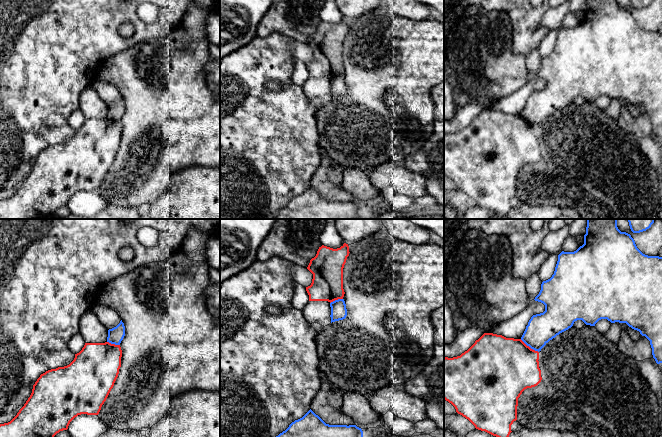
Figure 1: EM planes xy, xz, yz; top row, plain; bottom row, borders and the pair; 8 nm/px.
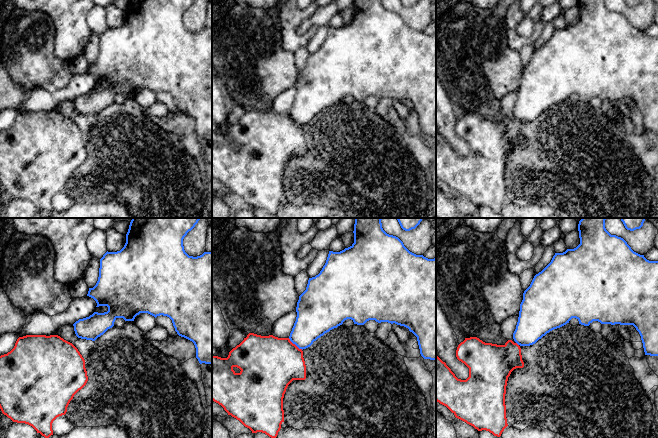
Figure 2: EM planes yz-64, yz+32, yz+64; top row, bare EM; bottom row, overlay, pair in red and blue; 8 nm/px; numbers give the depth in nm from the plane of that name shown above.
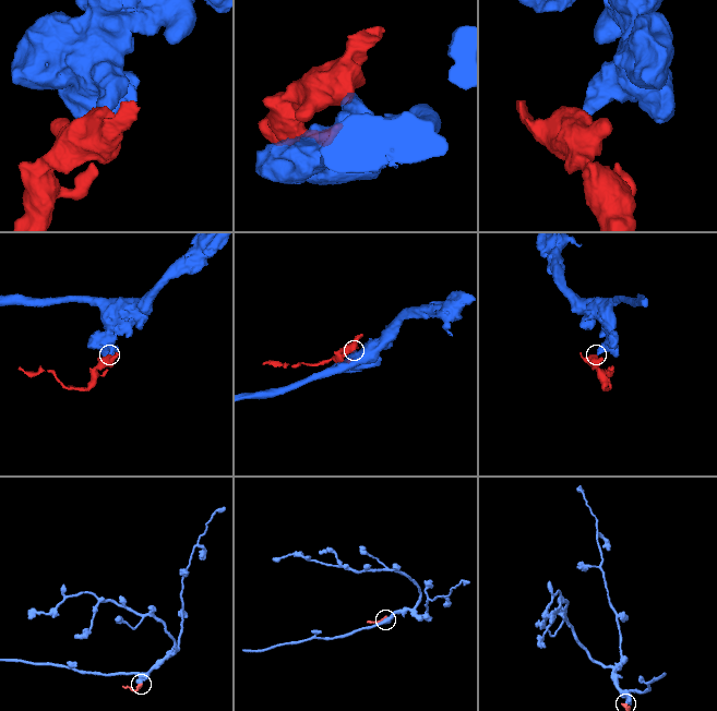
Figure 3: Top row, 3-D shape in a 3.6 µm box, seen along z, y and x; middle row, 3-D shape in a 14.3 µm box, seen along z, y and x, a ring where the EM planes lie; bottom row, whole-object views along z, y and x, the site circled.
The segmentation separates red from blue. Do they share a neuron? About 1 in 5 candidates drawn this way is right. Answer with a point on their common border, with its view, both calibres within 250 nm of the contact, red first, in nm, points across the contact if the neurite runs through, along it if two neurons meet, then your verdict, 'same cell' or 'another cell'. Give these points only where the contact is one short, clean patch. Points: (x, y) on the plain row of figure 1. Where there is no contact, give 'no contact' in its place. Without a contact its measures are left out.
contact yz (528, 122); calibres 480 and 240 nm; border yz (520, 115), (538, 128); another cell

